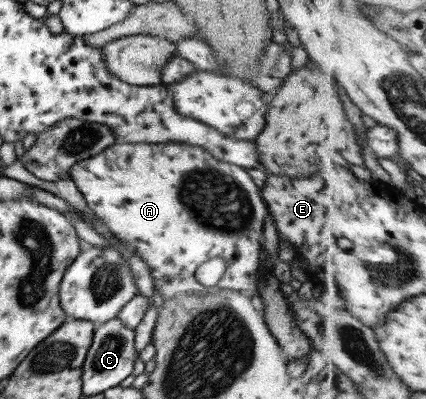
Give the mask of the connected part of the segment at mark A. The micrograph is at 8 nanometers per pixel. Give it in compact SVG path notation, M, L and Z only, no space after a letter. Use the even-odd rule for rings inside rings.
M115 142L99 154L75 162L67 177L73 180L87 206L109 232L135 248L136 255L149 268L154 289L164 300L184 292L214 289L231 289L248 297L257 295L256 273L263 258L263 222L268 210L259 197L260 189L244 168L215 160L205 149L187 143ZM215 256L225 260L227 268L219 284L206 289L195 280L193 272L199 264Z

